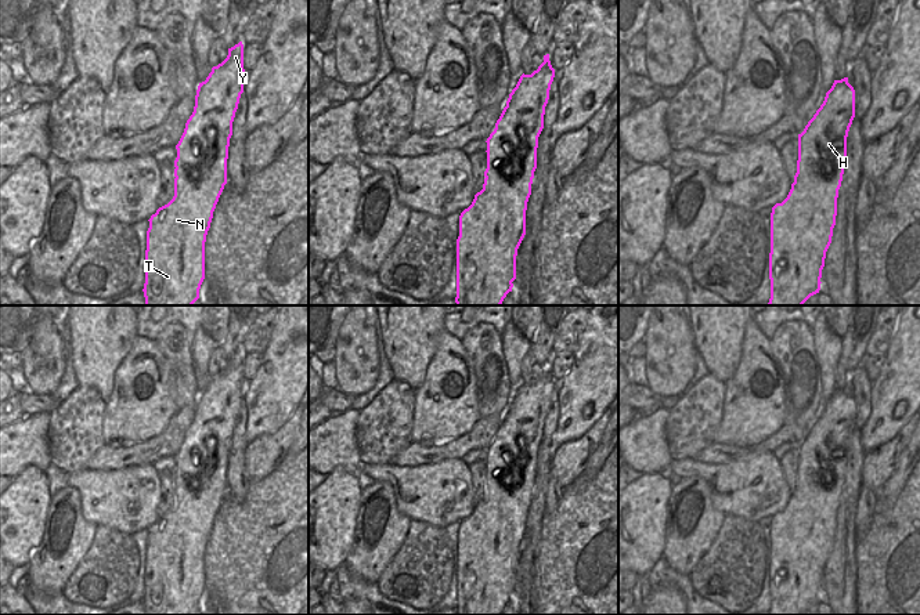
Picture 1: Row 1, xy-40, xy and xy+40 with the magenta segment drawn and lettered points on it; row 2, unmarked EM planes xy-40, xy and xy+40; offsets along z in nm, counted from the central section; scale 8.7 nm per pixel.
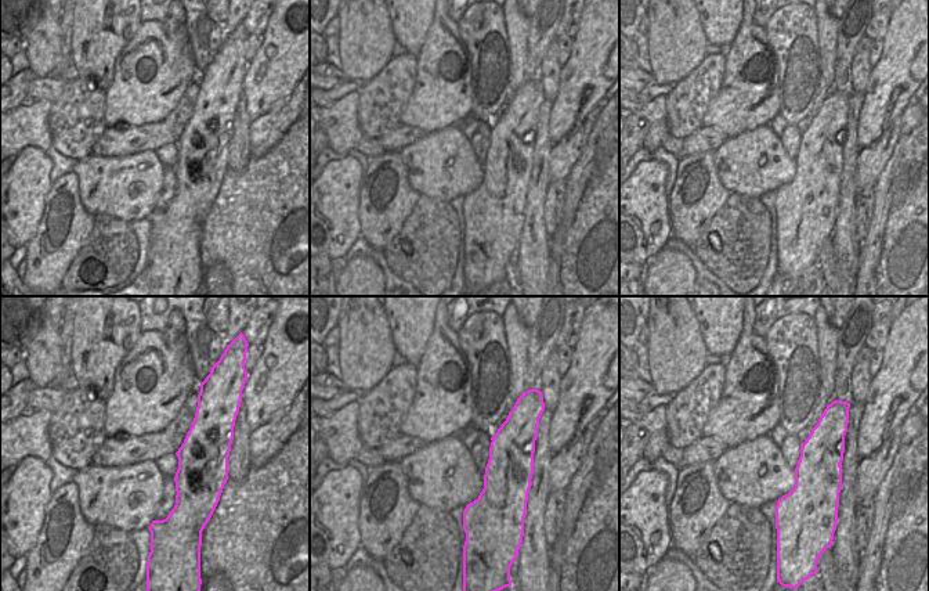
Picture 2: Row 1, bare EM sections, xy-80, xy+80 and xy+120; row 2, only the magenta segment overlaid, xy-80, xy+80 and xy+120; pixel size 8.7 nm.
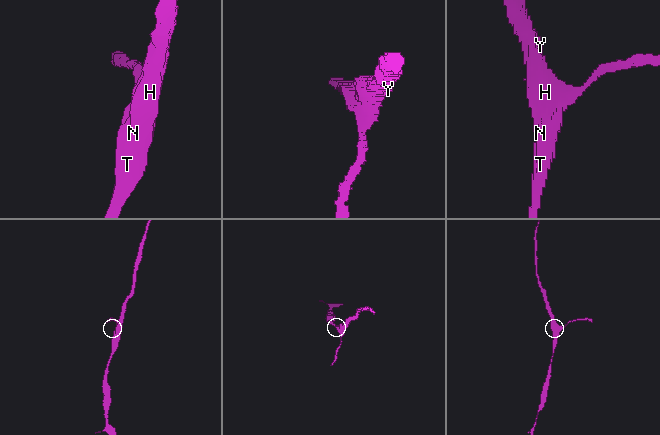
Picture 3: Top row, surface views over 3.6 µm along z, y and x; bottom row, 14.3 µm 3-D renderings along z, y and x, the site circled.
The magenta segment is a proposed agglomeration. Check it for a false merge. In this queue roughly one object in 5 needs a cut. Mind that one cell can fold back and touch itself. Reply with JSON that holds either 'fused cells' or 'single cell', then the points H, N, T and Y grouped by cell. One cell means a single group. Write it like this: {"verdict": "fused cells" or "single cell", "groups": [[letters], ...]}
{"verdict": "single cell", "groups": [["H", "N", "T", "Y"]]}

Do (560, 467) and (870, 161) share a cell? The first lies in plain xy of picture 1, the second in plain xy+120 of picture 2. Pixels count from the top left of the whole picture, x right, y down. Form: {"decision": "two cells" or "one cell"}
{"decision": "one cell"}

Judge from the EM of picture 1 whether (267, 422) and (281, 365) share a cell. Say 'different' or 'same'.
same

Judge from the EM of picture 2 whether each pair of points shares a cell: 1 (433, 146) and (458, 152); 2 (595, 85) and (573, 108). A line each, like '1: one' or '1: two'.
1: one
2: one

